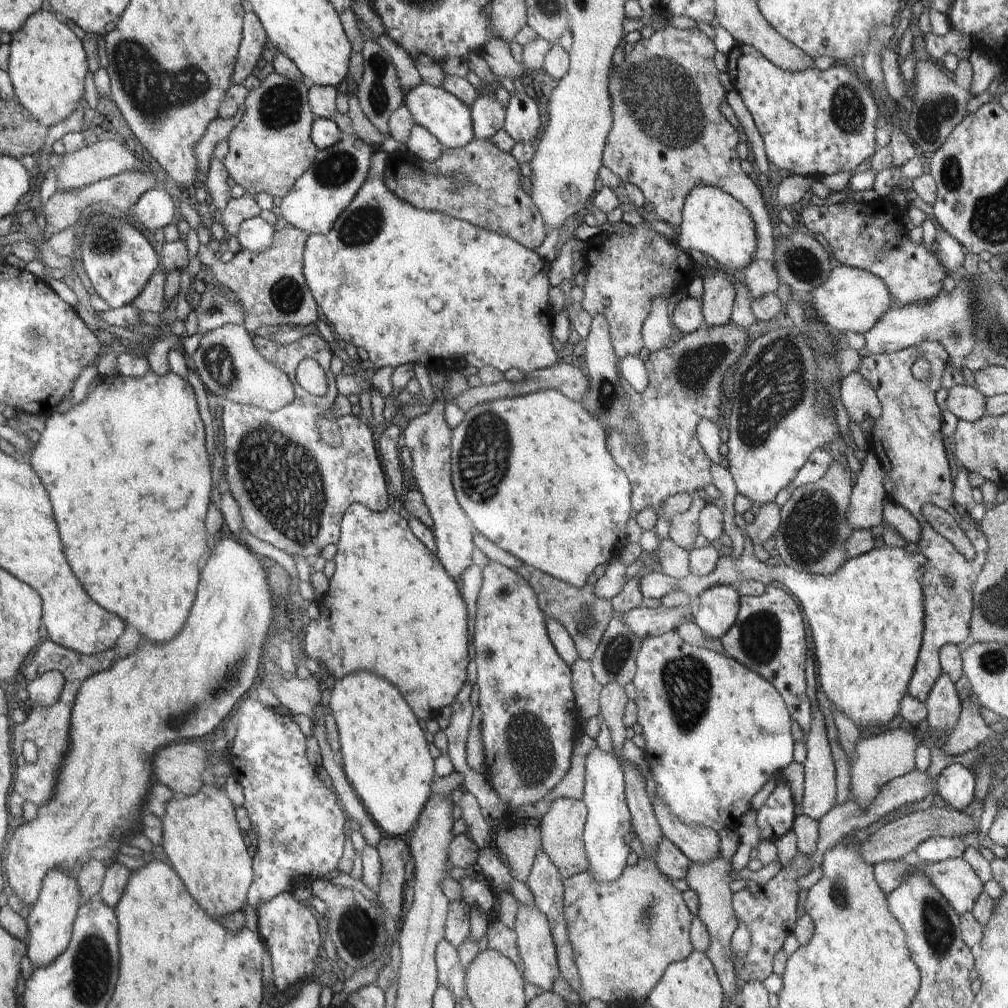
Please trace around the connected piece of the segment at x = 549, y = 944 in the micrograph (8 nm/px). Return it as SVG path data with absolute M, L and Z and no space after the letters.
M517 899L516 904L518 910L513 931L517 934L517 949L523 964L523 977L527 984L534 984L534 986L542 988L544 993L552 992L553 982L561 974L557 963L557 950L548 919L536 905L526 906Z

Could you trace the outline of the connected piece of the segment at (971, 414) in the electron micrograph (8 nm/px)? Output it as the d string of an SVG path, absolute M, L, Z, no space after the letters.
M956 384L948 391L946 408L956 418L968 422L977 421L987 414L985 396L976 387L966 384Z

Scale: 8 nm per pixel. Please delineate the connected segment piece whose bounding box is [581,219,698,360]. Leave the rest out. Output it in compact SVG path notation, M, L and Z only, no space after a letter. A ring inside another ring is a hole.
M634 219L634 227L636 231L628 237L620 237L609 232L602 232L600 235L592 237L586 241L586 254L584 255L586 260L584 269L587 270L587 276L582 288L584 298L581 305L591 316L604 316L609 324L610 338L615 355L619 360L627 356L638 355L644 347L642 327L651 309L650 299L666 293L670 293L672 296L679 288L688 286L698 276L695 274L692 259L680 246L668 244L664 236L655 232L647 222L641 219ZM605 298L610 300L608 307L602 304Z

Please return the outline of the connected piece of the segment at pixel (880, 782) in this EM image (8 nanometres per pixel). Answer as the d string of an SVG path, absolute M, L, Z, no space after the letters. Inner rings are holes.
M906 729L886 730L881 734L868 735L868 738L859 738L851 762L851 797L866 808L887 782L915 769L915 750L918 745L916 734Z

